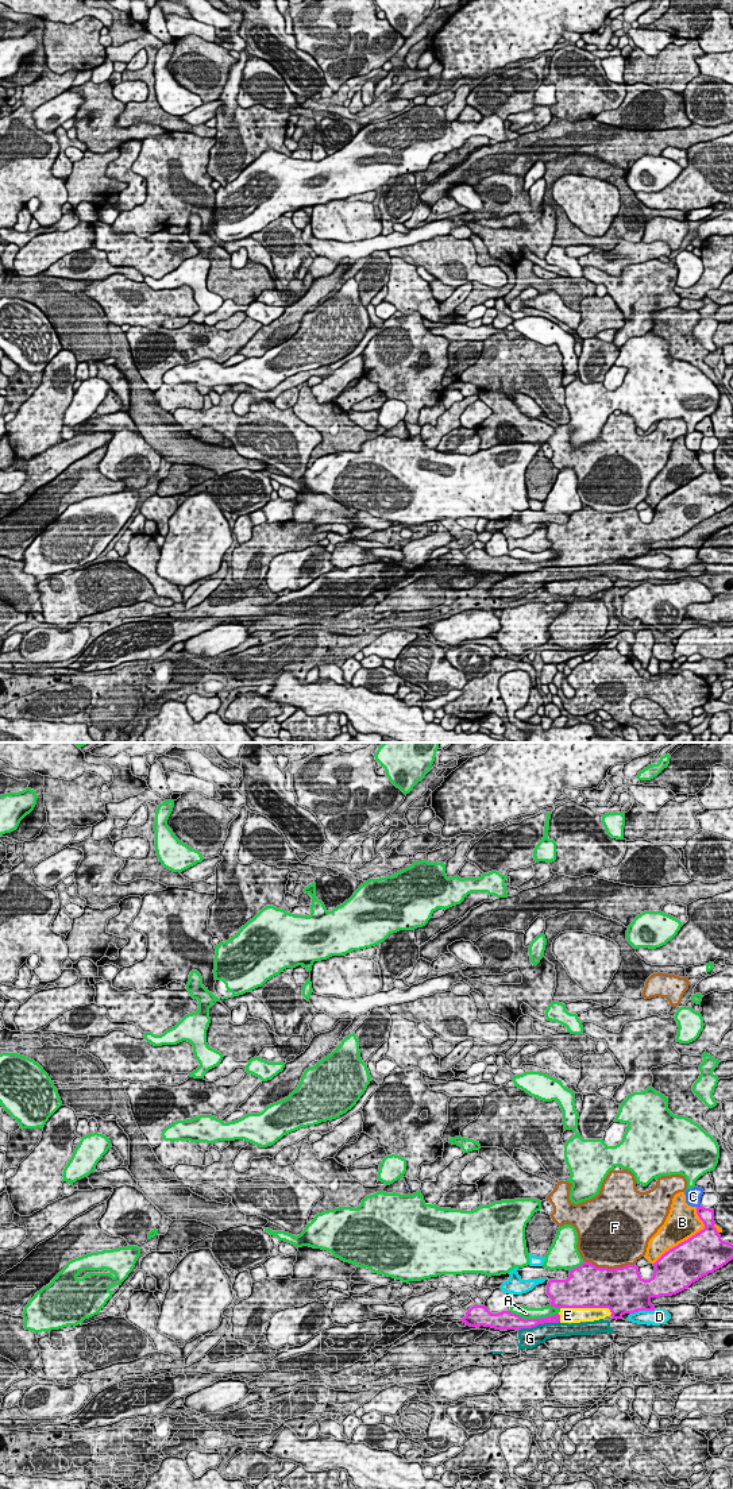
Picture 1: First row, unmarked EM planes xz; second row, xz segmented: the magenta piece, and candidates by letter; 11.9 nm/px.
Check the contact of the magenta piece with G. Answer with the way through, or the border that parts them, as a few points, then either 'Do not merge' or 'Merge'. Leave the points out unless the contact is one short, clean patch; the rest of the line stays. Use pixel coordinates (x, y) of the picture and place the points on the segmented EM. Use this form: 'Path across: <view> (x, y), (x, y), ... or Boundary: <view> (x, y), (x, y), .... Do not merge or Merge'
Do not merge

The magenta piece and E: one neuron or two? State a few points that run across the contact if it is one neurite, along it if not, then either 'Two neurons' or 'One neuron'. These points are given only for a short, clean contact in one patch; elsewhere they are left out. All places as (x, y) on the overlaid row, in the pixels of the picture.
One neuron

